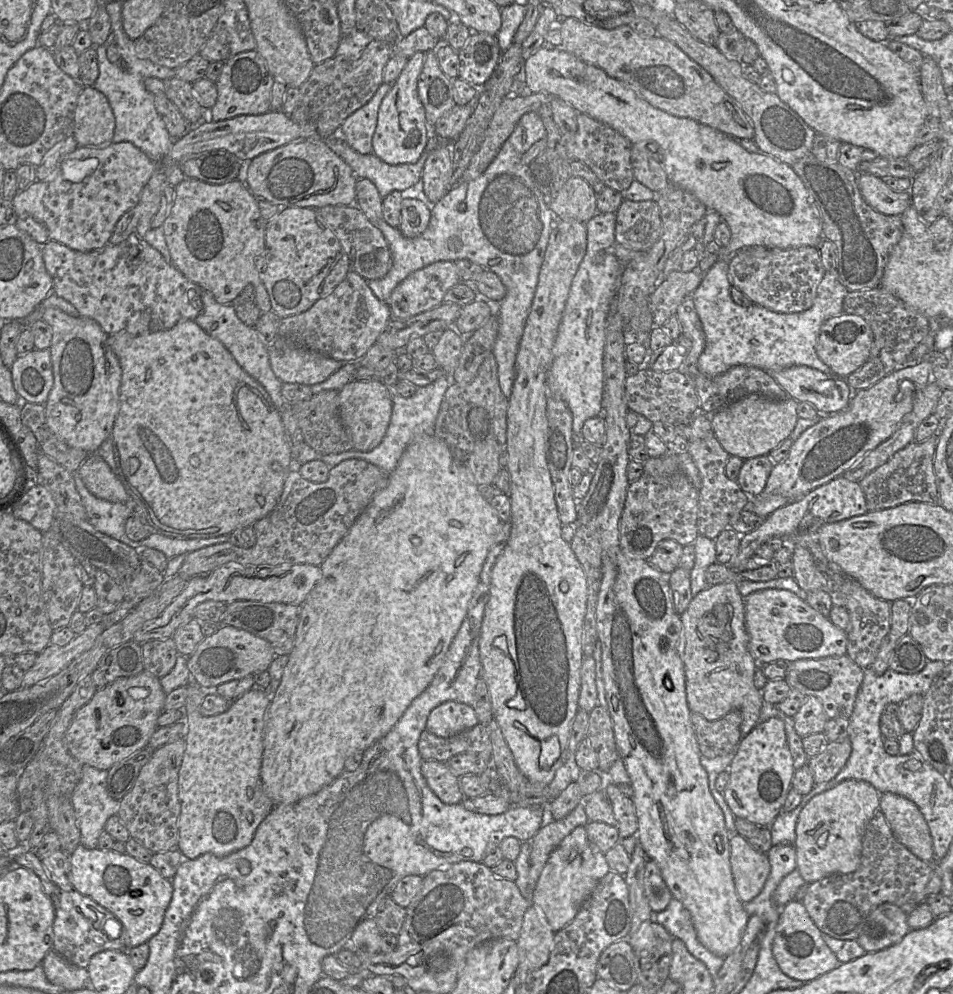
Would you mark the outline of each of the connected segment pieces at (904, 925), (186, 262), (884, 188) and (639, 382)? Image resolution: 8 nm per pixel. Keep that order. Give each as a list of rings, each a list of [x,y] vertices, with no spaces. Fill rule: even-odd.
[[[880,904],[869,914],[856,941],[868,953],[888,948],[910,931],[907,917],[908,914],[896,905]]]
[[[186,177],[175,186],[172,207],[162,228],[173,265],[191,282],[202,290],[212,293],[222,305],[232,304],[247,285],[255,288],[255,303],[262,313],[272,311],[268,292],[260,279],[257,257],[265,247],[267,221],[258,206],[258,199],[239,178],[224,184],[210,184],[199,179]]]
[[[859,173],[857,184],[865,201],[882,214],[902,215],[912,205],[911,189],[909,192],[894,192],[878,176]]]
[[[639,370],[637,374],[626,378],[625,393],[629,411],[643,415],[652,423],[663,422],[674,427],[684,426],[699,412],[700,401],[694,386],[677,370]]]

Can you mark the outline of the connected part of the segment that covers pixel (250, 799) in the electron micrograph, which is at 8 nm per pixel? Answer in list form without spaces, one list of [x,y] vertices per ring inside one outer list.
[[[195,683],[189,684],[188,687],[189,696],[184,706],[187,734],[178,773],[180,802],[178,850],[183,859],[195,859],[205,853],[224,857],[248,846],[260,823],[275,806],[266,794],[260,776],[266,713],[271,703],[271,695],[261,688],[253,688],[232,701],[227,711],[205,717],[200,714],[199,708],[207,691]]]

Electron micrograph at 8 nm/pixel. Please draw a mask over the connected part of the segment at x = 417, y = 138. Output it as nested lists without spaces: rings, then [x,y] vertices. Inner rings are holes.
[[[421,51],[414,53],[408,59],[406,66],[380,104],[377,126],[372,138],[372,149],[373,153],[387,164],[413,164],[426,149],[430,127],[417,90],[417,81],[424,59],[425,52]]]

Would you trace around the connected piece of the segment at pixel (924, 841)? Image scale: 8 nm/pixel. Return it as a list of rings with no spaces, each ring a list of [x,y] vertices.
[[[888,792],[880,795],[879,810],[901,844],[922,861],[935,865],[930,830],[915,803]]]

